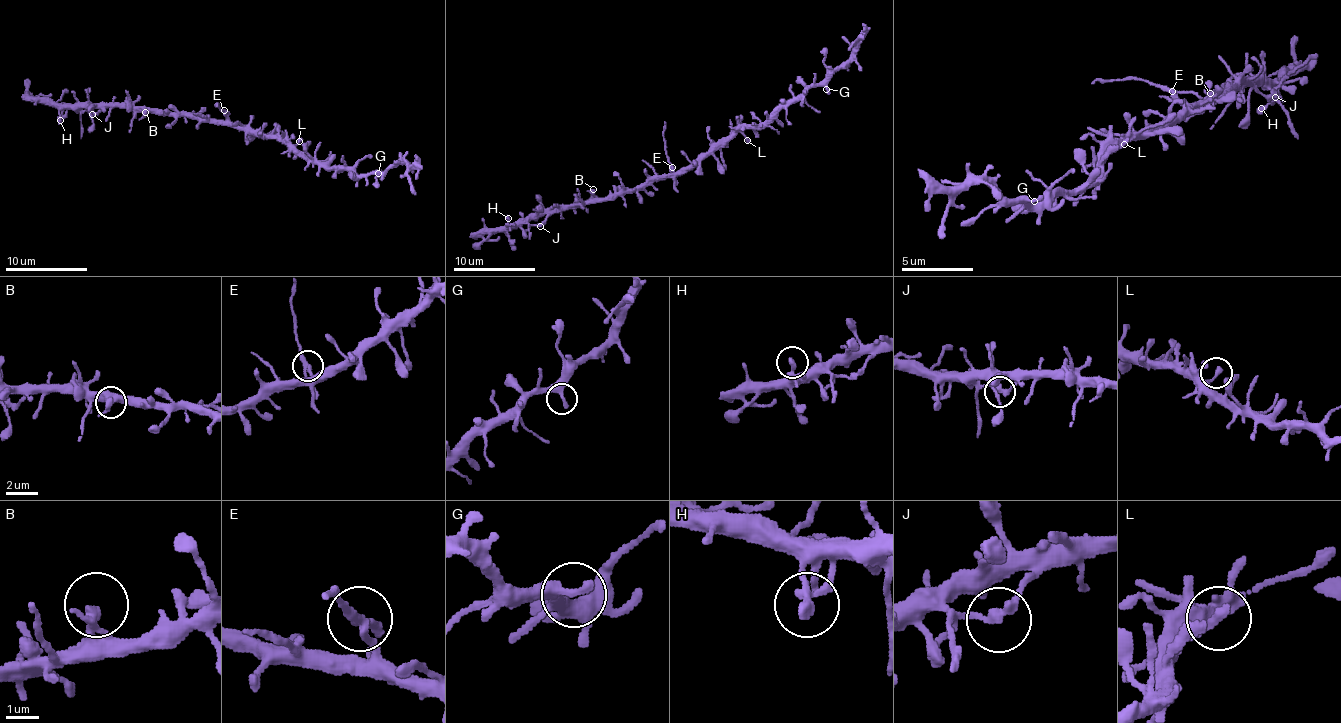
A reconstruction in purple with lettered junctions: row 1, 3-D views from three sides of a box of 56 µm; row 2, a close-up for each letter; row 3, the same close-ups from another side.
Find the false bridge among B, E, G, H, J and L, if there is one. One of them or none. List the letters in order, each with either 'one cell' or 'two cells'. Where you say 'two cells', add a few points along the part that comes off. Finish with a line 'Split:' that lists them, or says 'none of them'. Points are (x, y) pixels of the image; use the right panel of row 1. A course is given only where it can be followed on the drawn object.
B: one cell
E: two cells; course (1171, 90), (1142, 79), (1091, 82)
G: one cell
H: one cell
J: one cell
L: one cell
Split: E

